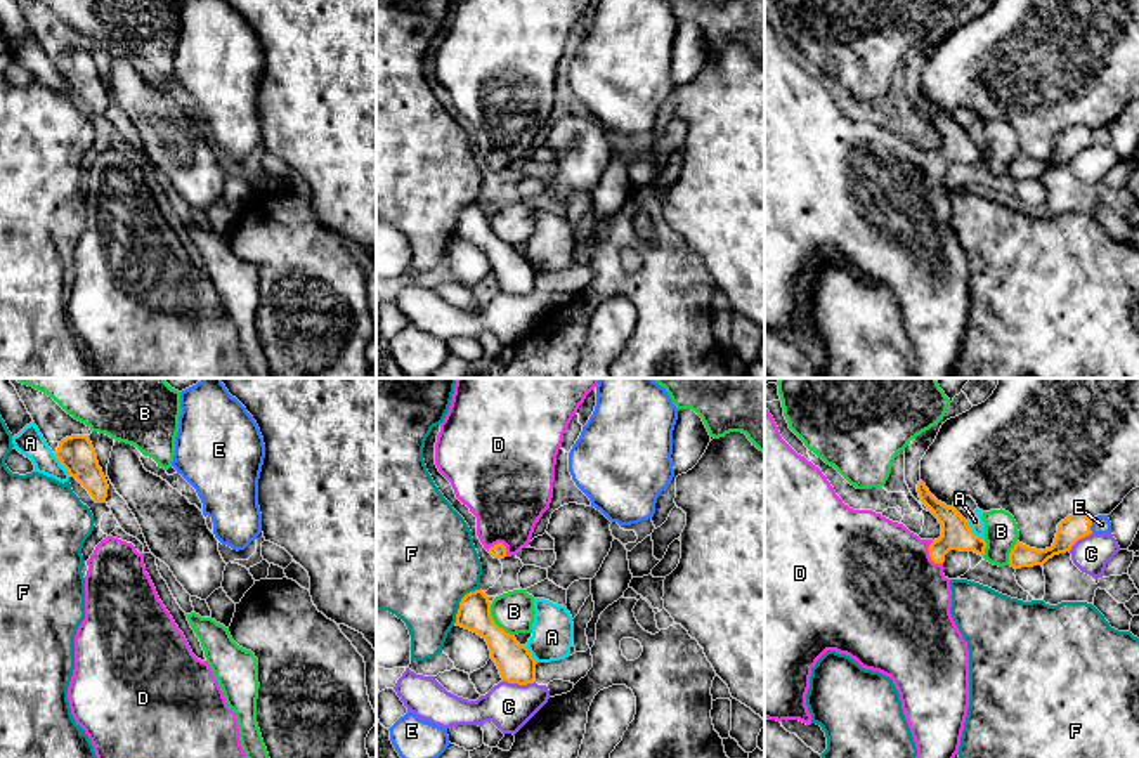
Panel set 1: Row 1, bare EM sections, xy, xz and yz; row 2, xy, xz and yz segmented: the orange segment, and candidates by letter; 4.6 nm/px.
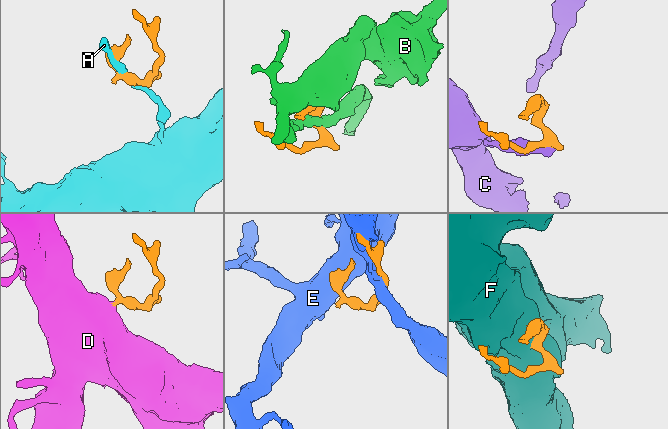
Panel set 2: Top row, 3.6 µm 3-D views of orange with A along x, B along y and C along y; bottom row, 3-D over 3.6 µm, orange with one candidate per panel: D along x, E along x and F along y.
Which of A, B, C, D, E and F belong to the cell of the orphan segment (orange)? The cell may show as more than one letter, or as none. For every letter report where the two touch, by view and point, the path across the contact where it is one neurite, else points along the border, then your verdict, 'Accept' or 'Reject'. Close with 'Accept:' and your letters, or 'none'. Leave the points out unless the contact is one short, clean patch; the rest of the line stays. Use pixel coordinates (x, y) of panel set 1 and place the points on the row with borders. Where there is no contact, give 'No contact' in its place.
A: Touches orange at yz (971, 531). Reject
B: Touches orange at xz (494, 623). Reject
C: Touches orange at xz (519, 684). Boundary: xz (503, 679), (514, 684), (534, 682). Reject
D: Touches orange at yz (930, 555). Path across: yz (956, 535), (930, 555), (885, 585). Accept
E: Touches orange at yz (1091, 524). Reject
F: Touches orange at xz (460, 602). Boundary: xz (479, 588), (462, 599), (453, 623). Reject
Accept: D

